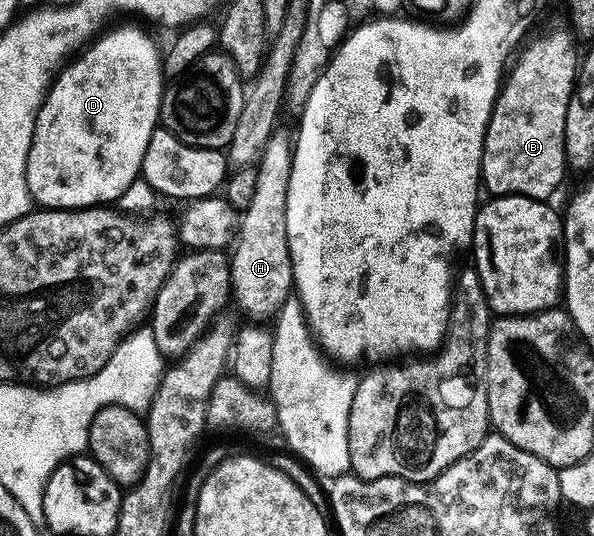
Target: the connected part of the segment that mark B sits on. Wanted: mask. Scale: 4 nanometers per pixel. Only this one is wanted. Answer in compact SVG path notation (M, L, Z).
M552 31L549 35L534 40L528 48L525 46L519 52L520 60L511 64L503 80L496 103L492 107L482 149L480 178L483 190L489 196L525 195L531 199L548 201L553 198L551 195L559 189L560 182L564 179L564 171L568 167L568 158L564 156L566 105L570 105L572 90L576 88L578 78L578 55L576 59L573 36L569 35L564 31Z

